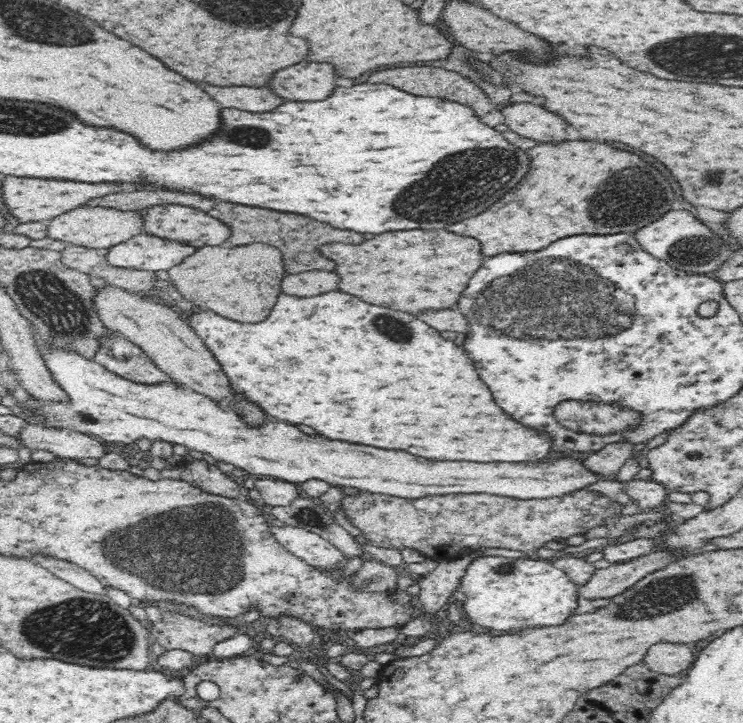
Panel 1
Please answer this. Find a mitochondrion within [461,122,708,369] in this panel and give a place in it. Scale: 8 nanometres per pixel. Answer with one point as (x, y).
(633, 193)

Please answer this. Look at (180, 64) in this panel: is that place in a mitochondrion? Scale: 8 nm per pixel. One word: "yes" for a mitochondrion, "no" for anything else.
no

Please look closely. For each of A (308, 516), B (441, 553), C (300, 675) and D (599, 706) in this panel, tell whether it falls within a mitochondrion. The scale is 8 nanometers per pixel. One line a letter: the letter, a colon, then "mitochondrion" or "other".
A: mitochondrion
B: other
C: other
D: other

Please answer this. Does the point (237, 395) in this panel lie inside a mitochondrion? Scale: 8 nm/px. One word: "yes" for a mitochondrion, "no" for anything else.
no

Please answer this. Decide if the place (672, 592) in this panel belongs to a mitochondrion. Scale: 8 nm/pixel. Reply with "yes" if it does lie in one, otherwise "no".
yes

